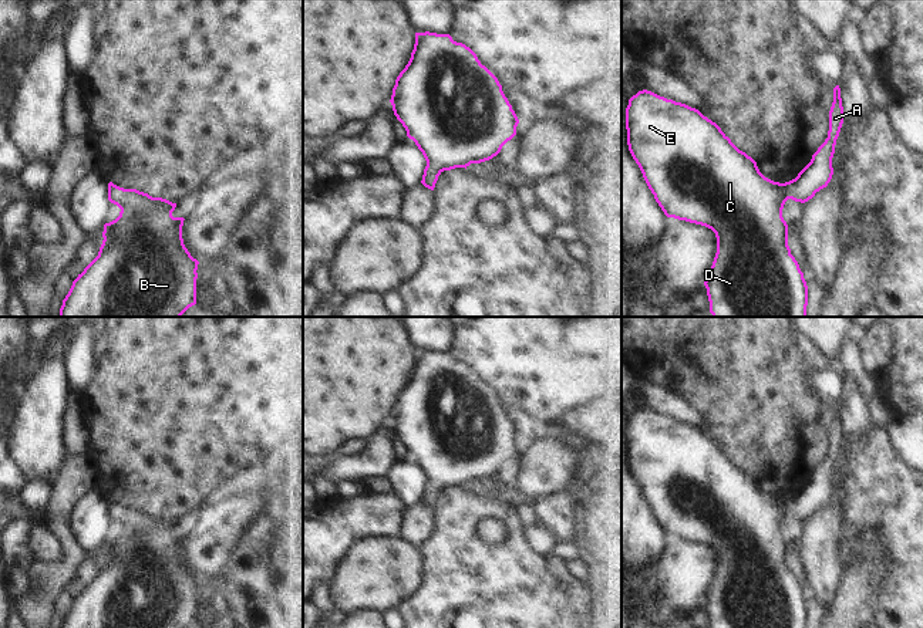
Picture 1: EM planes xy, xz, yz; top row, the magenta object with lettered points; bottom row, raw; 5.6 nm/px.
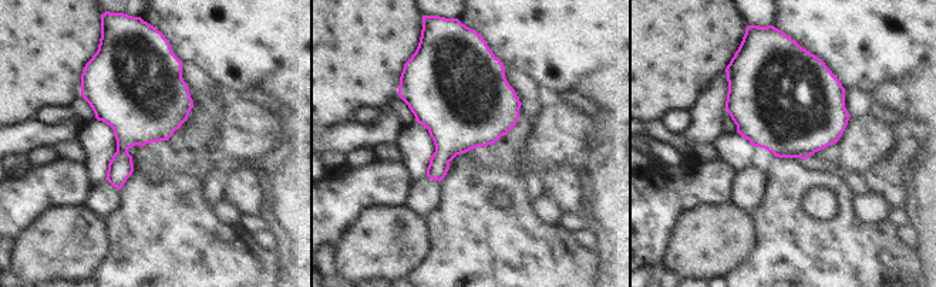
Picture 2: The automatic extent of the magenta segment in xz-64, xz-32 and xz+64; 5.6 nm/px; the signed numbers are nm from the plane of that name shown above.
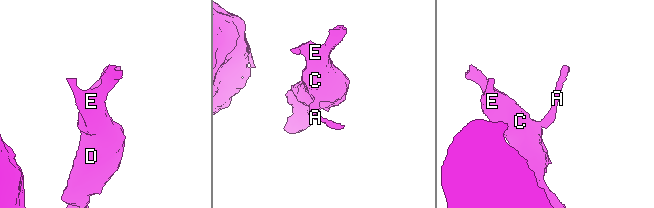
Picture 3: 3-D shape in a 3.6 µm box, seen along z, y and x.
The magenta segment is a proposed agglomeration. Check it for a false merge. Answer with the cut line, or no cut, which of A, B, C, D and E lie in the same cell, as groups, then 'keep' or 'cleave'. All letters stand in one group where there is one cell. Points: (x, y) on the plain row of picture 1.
cut none; groups A B C D E; keep

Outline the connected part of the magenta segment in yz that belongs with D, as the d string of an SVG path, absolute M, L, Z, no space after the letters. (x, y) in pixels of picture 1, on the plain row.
M836 404L828 456L795 497L779 502L765 496L757 480L698 428L647 408L629 418L629 469L656 520L667 536L701 543L715 551L717 571L704 600L710 628L806 628L808 604L791 573L782 527L788 517L805 521L828 504L843 436L841 406Z

